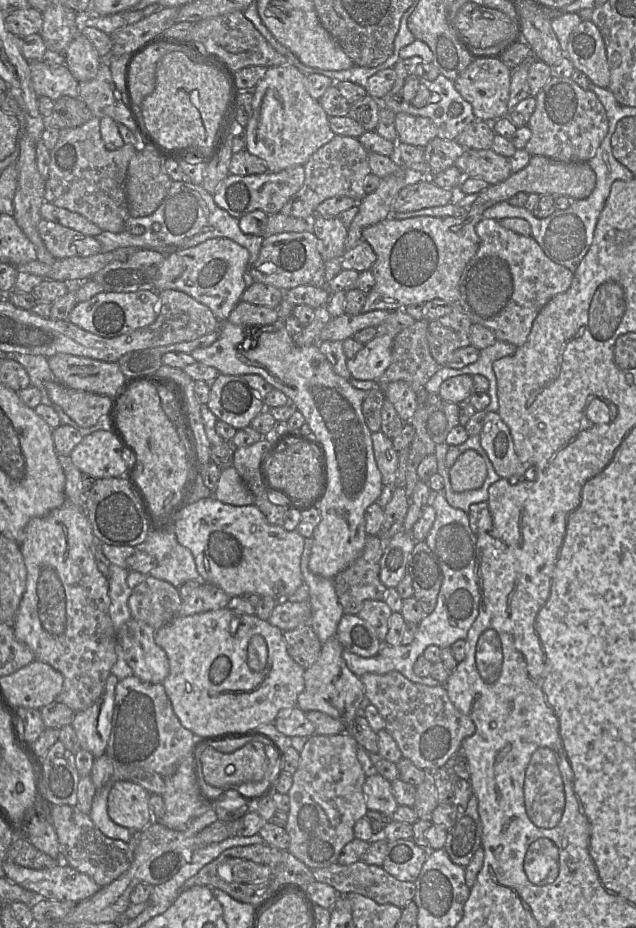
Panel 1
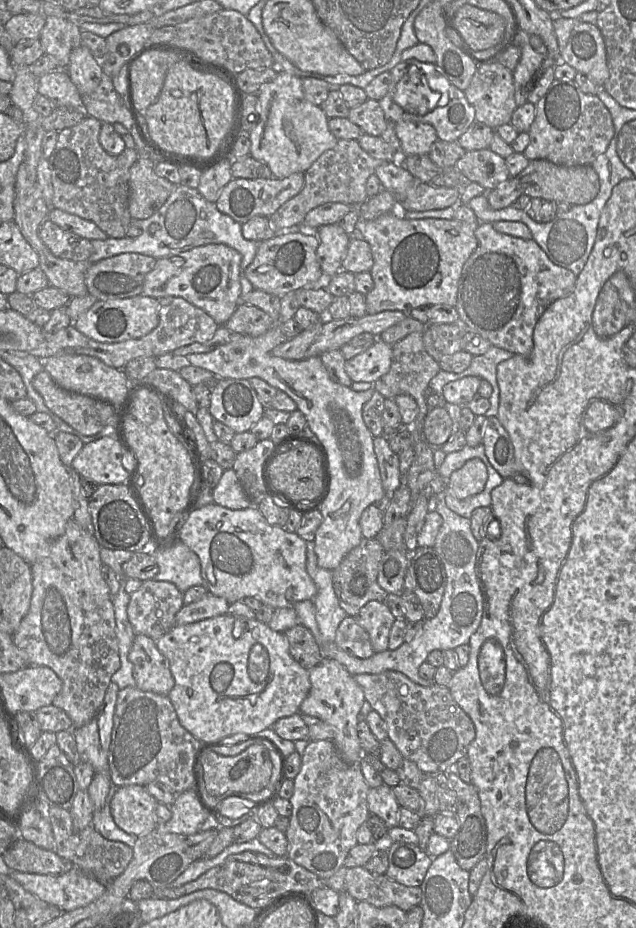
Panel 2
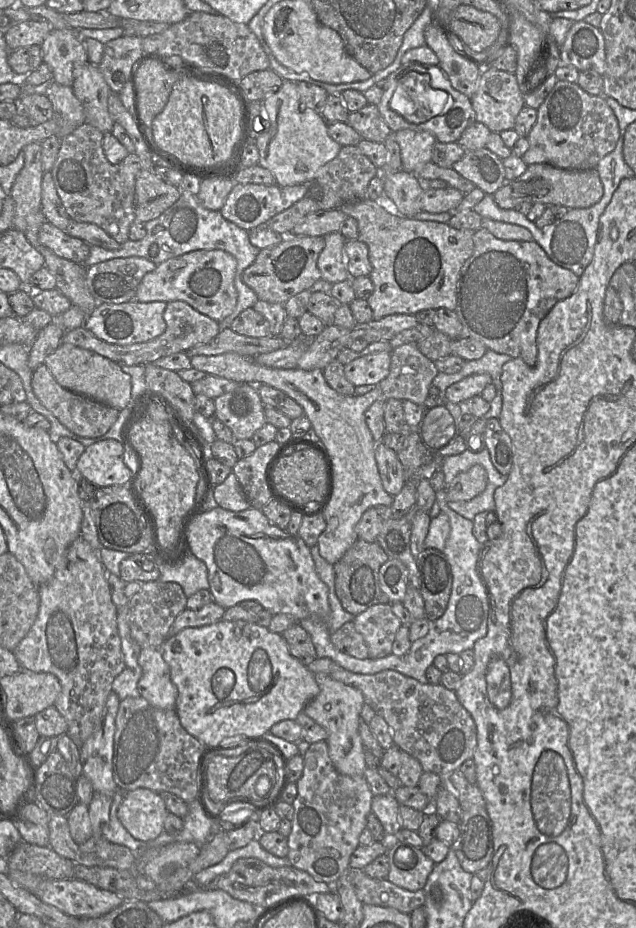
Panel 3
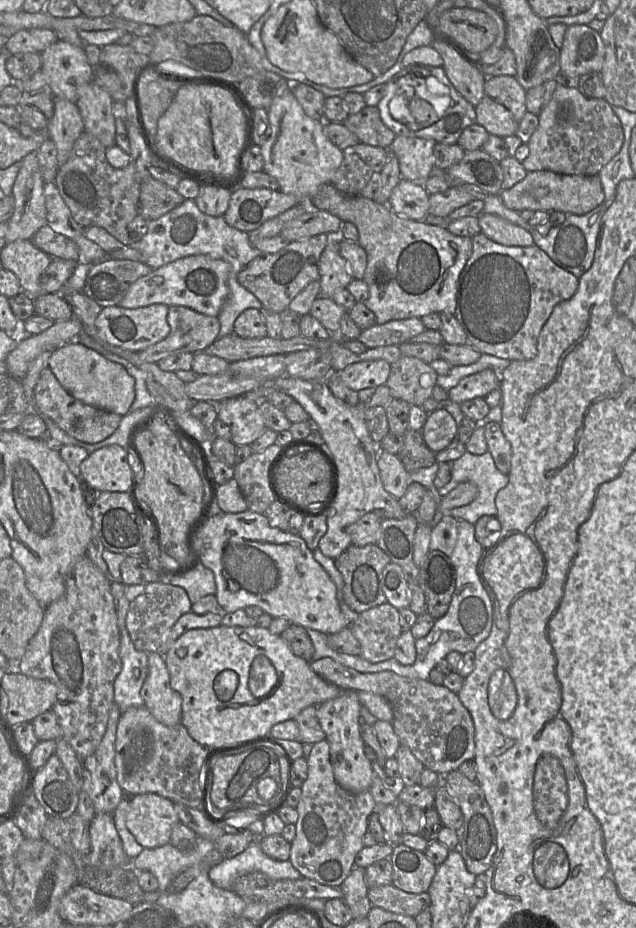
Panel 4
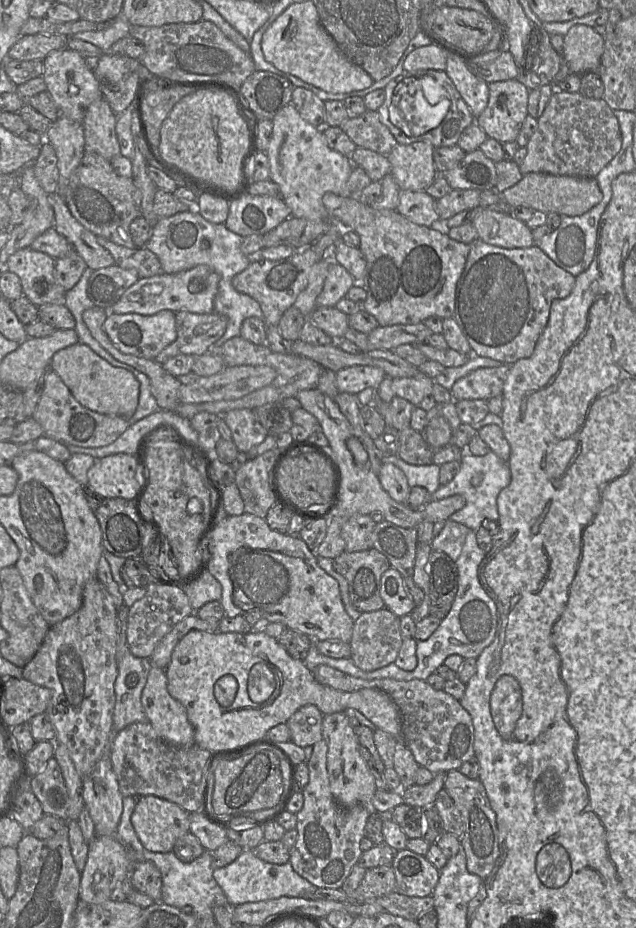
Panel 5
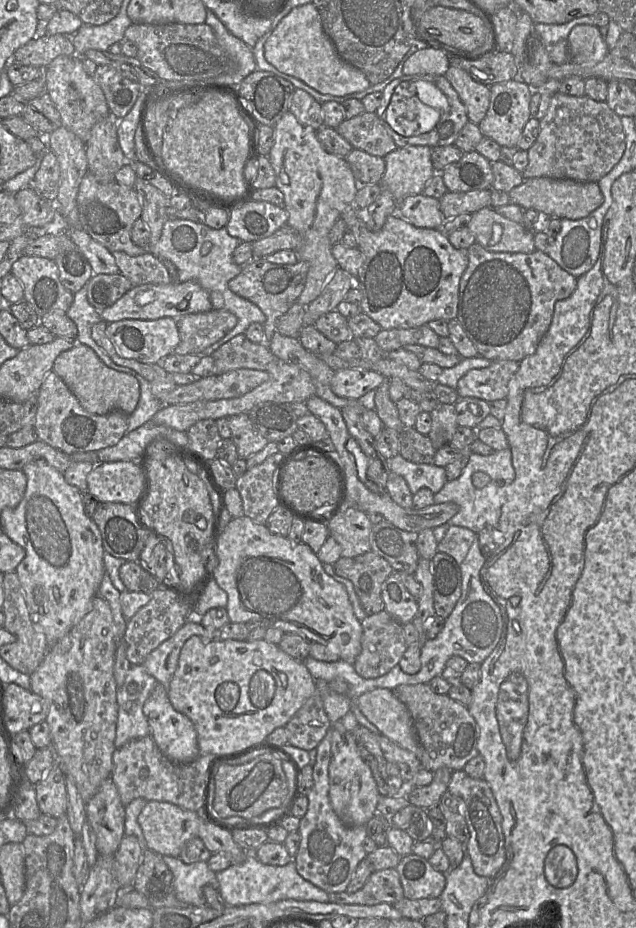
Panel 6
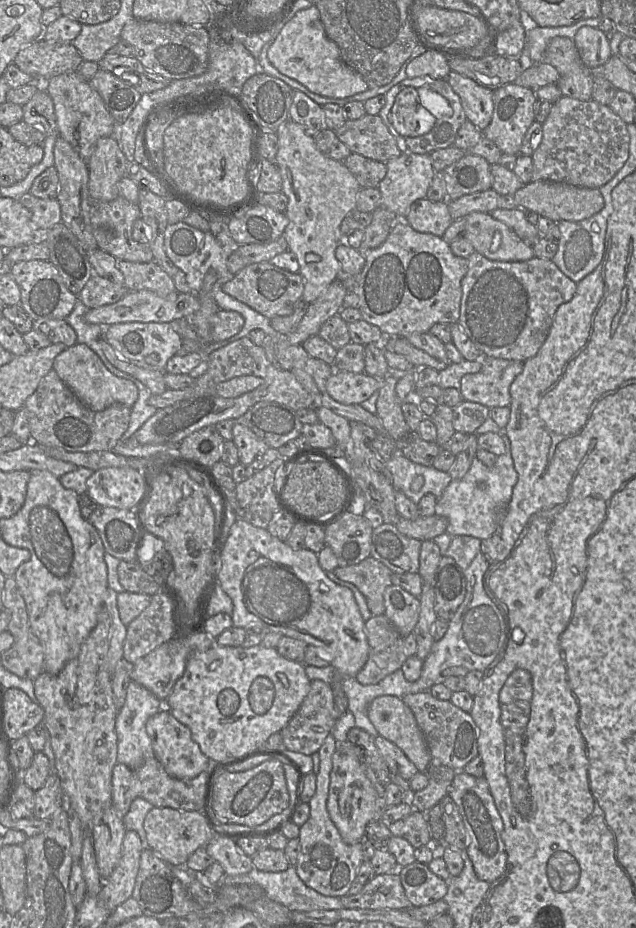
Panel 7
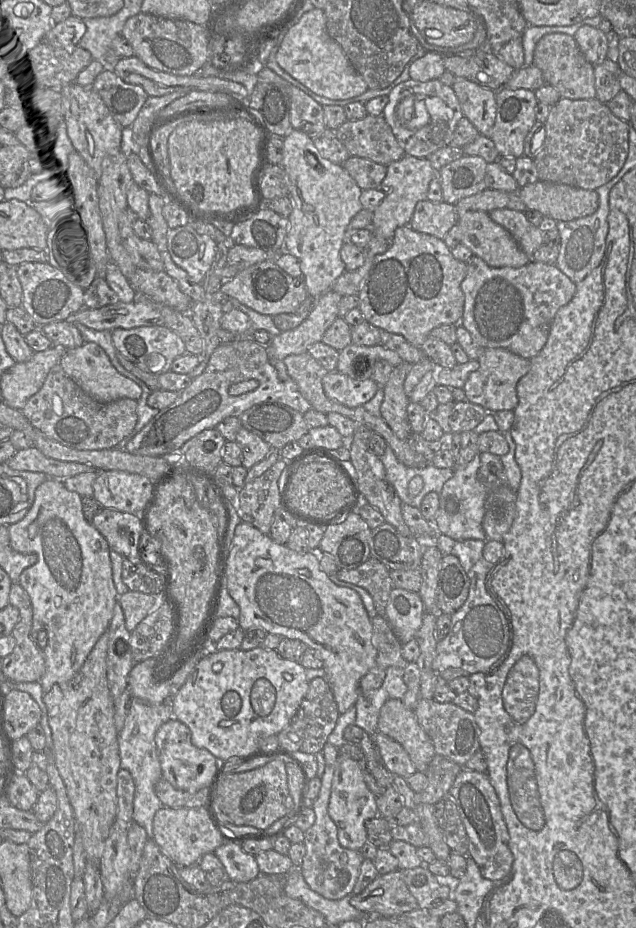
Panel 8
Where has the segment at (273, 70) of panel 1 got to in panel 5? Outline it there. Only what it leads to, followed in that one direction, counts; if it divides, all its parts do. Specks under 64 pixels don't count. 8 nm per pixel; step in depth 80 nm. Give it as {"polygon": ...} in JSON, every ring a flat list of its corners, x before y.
{"polygon":[[292,103,285,105,276,113,272,124,272,136,266,150,270,165,270,179,279,186,282,199,291,210,291,216,311,221,328,221,329,215,322,202,324,194,331,192,342,197,352,196,347,187,352,171,350,158,332,150,326,143,322,128,305,121]]}

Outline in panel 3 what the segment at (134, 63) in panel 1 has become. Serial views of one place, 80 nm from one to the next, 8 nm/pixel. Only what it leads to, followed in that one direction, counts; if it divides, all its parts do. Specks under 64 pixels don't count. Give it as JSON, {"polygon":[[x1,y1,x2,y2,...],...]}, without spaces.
{"polygon":[[150,59,138,66,133,74,141,120,148,137,153,139,153,120,163,111,173,85,179,79,176,72,167,69,160,61]]}

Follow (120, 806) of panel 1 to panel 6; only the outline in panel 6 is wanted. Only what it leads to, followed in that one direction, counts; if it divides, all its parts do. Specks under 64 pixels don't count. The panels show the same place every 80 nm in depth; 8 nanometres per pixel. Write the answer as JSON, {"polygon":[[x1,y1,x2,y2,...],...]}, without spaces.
{"polygon":[[148,801,138,816,147,848,161,856,179,857,187,841,198,837,204,819,201,811,189,811,168,802]]}

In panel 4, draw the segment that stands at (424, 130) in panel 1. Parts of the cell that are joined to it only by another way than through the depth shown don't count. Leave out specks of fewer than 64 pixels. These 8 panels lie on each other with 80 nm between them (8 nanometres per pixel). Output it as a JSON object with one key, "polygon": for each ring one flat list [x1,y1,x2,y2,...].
{"polygon":[[396,135,389,151,398,159,402,179,424,186,425,181,436,172,435,144,433,139]]}

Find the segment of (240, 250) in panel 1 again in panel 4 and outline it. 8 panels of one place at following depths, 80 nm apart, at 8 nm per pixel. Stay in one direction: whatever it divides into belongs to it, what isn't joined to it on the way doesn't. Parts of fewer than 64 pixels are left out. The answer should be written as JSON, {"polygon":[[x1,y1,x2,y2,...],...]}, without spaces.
{"polygon":[[191,255,157,269,140,277,127,290,118,306,128,309,165,304,167,306,184,306,201,314,218,316,229,295,229,264,207,255]]}

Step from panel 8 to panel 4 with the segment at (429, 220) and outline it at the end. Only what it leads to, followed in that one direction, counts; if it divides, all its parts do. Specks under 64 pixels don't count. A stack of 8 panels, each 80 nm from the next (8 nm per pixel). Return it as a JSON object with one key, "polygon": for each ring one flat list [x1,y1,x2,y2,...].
{"polygon":[[401,179,389,198,389,207,397,215,425,222,429,215,429,196,423,184]]}

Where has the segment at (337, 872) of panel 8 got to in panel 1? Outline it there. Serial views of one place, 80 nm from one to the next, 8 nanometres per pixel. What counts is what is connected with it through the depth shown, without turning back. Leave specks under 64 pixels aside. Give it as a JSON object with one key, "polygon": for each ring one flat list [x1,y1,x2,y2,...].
{"polygon":[[350,733,312,735,308,737,300,752,299,765,292,776,293,783,287,793,290,807,285,830,290,842,288,852,310,869,338,864,338,858,344,846,355,839,355,823,365,817,368,812,363,791,367,776,357,758,358,748,357,741]]}

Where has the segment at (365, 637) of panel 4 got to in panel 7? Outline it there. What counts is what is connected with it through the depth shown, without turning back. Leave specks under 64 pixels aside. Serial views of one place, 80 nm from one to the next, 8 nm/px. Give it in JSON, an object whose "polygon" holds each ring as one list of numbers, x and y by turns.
{"polygon":[[385,614,372,616,367,620,365,633,369,655,356,679,362,685,373,685,400,669,407,656,404,651,403,636]]}

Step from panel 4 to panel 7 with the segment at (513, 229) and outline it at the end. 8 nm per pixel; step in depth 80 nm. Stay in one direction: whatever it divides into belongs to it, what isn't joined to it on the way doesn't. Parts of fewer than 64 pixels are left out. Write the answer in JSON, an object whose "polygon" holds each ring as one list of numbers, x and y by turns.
{"polygon":[[472,212,465,217,465,220,463,237,472,244,476,252,489,260,521,262,534,257,530,245,489,213]]}

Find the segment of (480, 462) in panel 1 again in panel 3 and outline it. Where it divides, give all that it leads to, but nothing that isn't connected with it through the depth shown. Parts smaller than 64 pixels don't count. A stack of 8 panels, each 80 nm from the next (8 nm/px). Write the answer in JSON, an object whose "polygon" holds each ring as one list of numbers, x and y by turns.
{"polygon":[[473,465,457,474,447,489,447,502,469,501,481,494,487,485,487,473,483,466]]}

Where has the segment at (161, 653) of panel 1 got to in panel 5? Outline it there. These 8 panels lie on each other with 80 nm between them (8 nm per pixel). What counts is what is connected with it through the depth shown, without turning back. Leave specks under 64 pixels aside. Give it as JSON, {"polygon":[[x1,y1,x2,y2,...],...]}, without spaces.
{"polygon":[[151,665,141,702,147,720,167,744,184,748,195,743,185,707,168,692,164,669]]}

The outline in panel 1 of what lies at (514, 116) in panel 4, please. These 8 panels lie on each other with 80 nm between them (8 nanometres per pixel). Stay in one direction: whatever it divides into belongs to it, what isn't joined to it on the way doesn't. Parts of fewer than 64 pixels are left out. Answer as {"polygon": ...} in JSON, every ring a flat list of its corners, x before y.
{"polygon":[[473,59,454,81,454,86,464,100,472,105,477,120,494,122,509,114,511,75,512,70,502,59]]}

